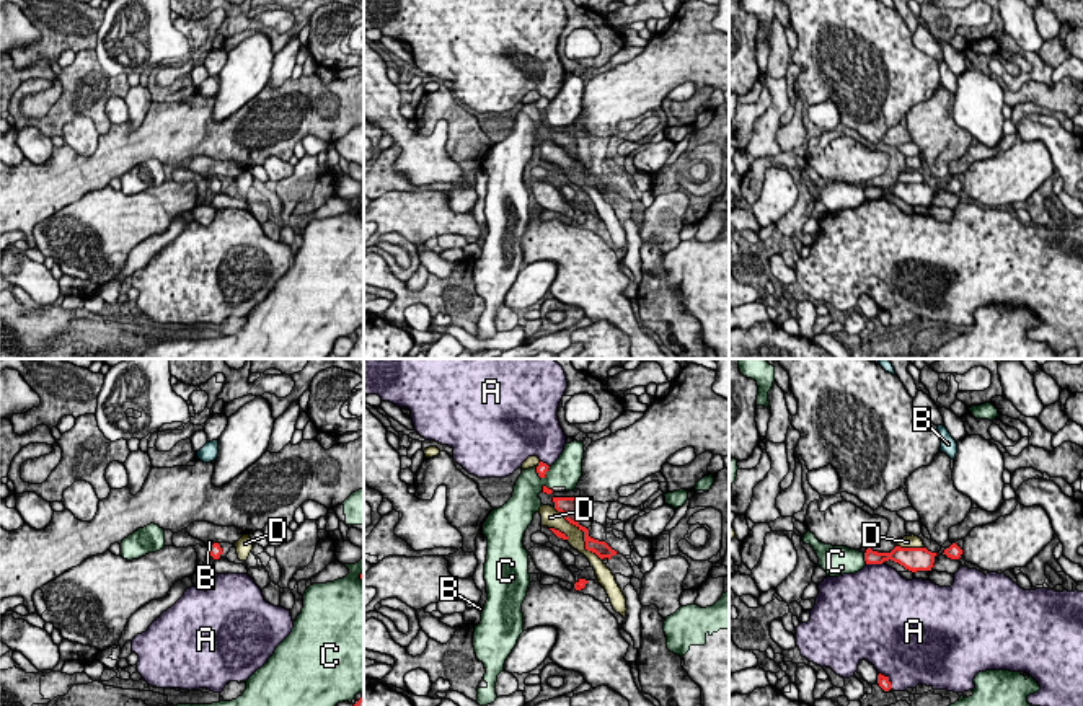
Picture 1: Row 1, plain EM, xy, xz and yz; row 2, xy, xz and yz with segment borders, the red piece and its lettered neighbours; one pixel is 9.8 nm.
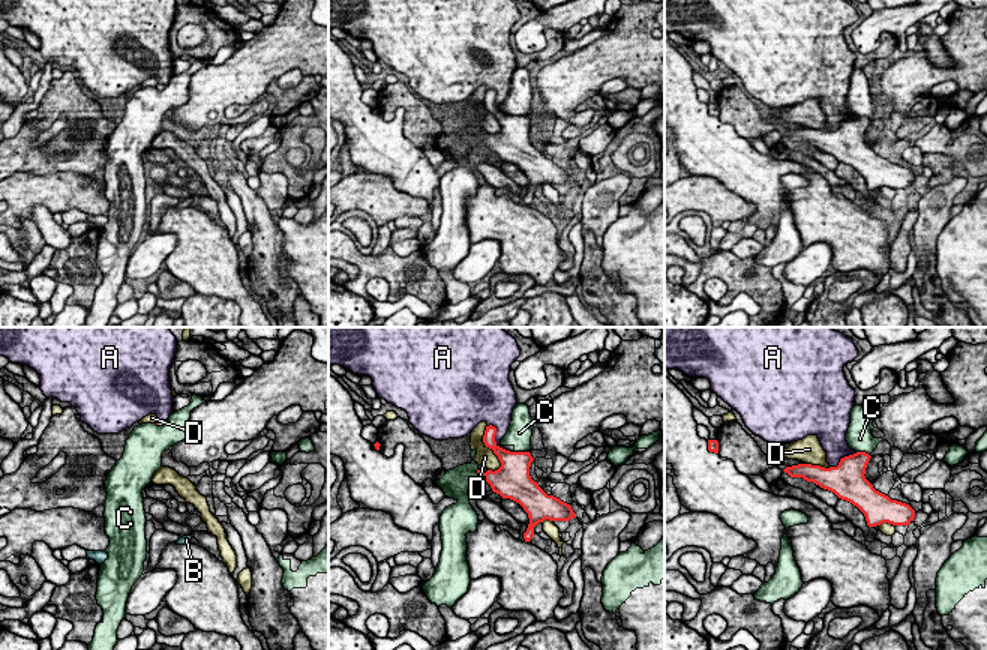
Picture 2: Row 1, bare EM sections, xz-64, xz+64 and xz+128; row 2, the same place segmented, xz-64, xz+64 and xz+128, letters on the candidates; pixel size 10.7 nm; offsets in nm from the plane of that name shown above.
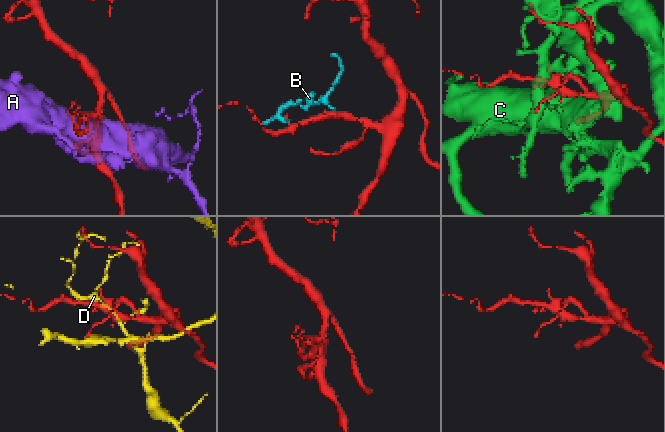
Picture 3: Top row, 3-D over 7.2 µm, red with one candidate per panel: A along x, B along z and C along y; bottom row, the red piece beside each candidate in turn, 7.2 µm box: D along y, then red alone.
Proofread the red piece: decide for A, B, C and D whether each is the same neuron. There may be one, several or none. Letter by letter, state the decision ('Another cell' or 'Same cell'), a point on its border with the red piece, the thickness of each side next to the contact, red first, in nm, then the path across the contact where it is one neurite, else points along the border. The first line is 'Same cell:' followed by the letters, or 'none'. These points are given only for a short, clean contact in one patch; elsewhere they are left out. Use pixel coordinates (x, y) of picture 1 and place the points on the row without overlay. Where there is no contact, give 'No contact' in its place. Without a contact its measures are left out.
Same cell: B
A: Another cell. Touches red at yz (888, 315). Thickness 120 nm (red) against 460 nm
B: Same cell. Touches red at xy (211, 180). Thickness 120 nm (red) against 30 nm. Path across: xy (214, 185), (211, 180), (209, 176)
C: Another cell. Touches red at yz (865, 193). Thickness 130 nm (red) against 280 nm
D: Another cell. Touches red at xz (584, 168). Thickness 160 nm (red) against 160 nm

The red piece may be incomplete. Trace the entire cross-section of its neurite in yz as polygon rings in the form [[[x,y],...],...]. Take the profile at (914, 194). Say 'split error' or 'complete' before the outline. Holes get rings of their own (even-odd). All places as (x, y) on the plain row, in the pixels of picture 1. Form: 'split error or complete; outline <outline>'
complete; outline [[[895,181],[891,188],[877,188],[871,183],[864,188],[866,199],[882,199],[884,196],[894,196],[904,201],[905,204],[917,205],[931,205],[936,188],[928,186],[926,183],[900,183]]]

